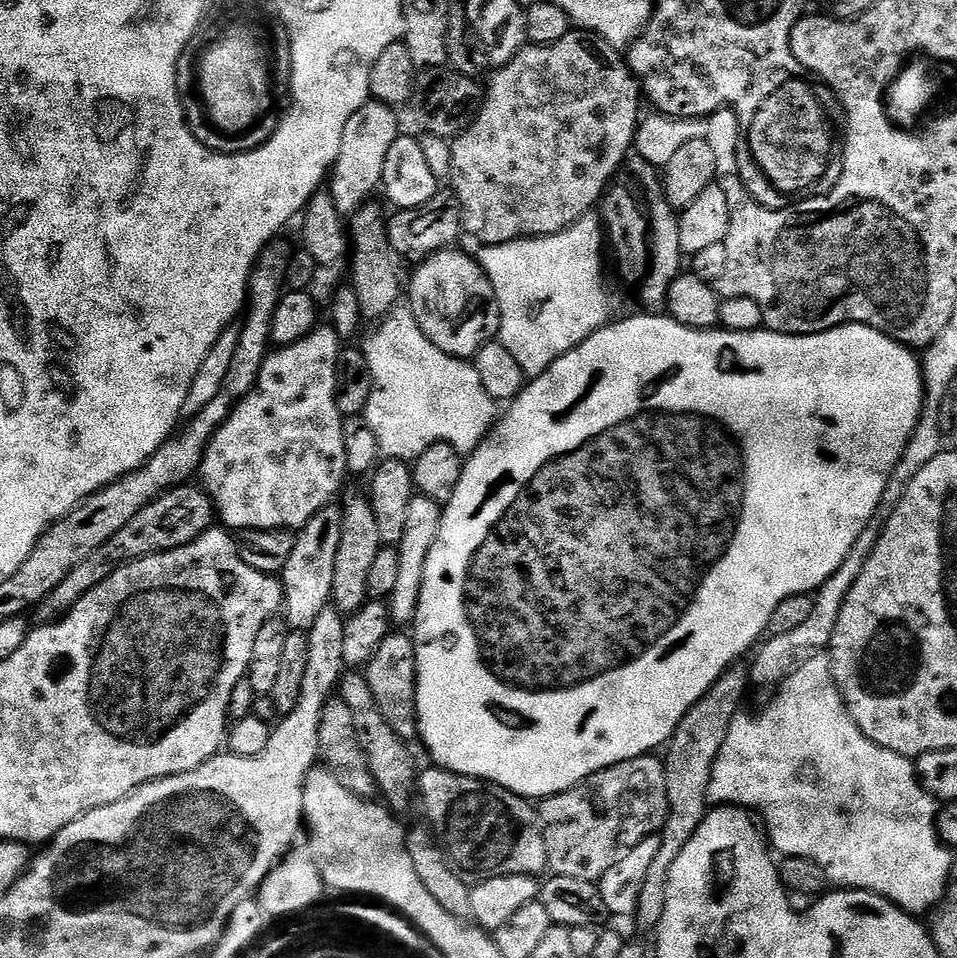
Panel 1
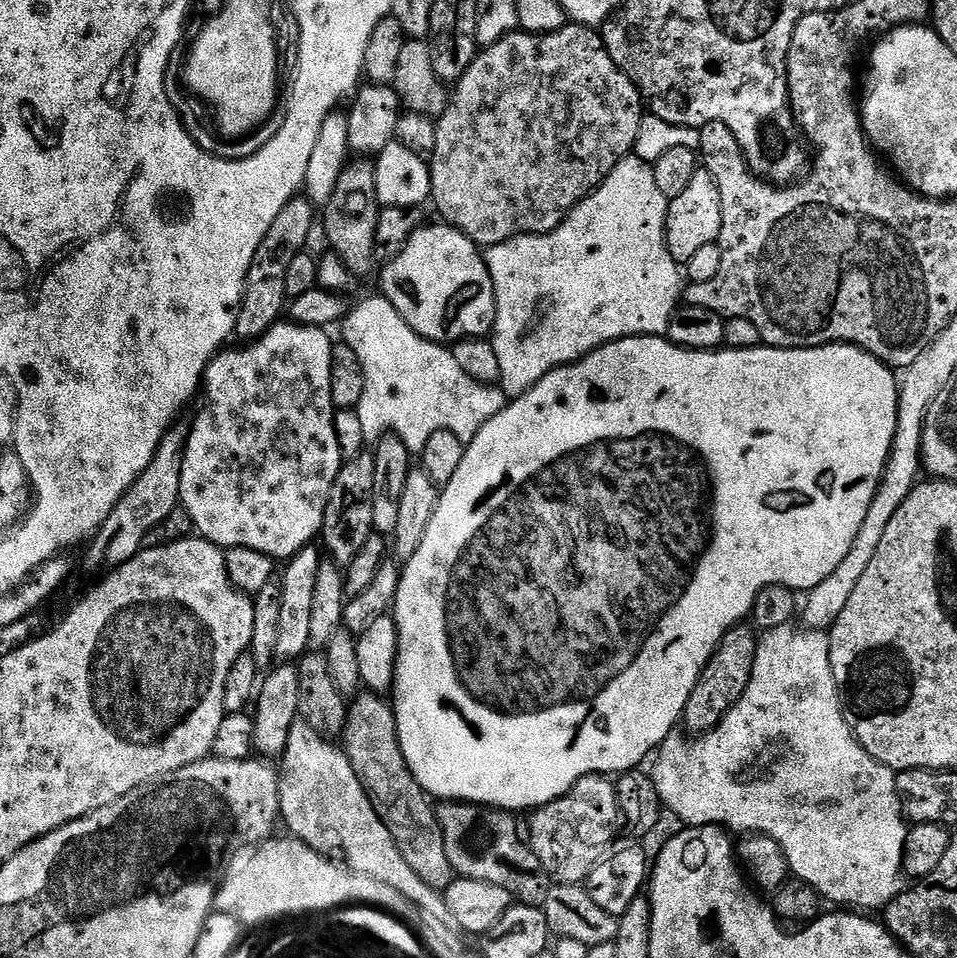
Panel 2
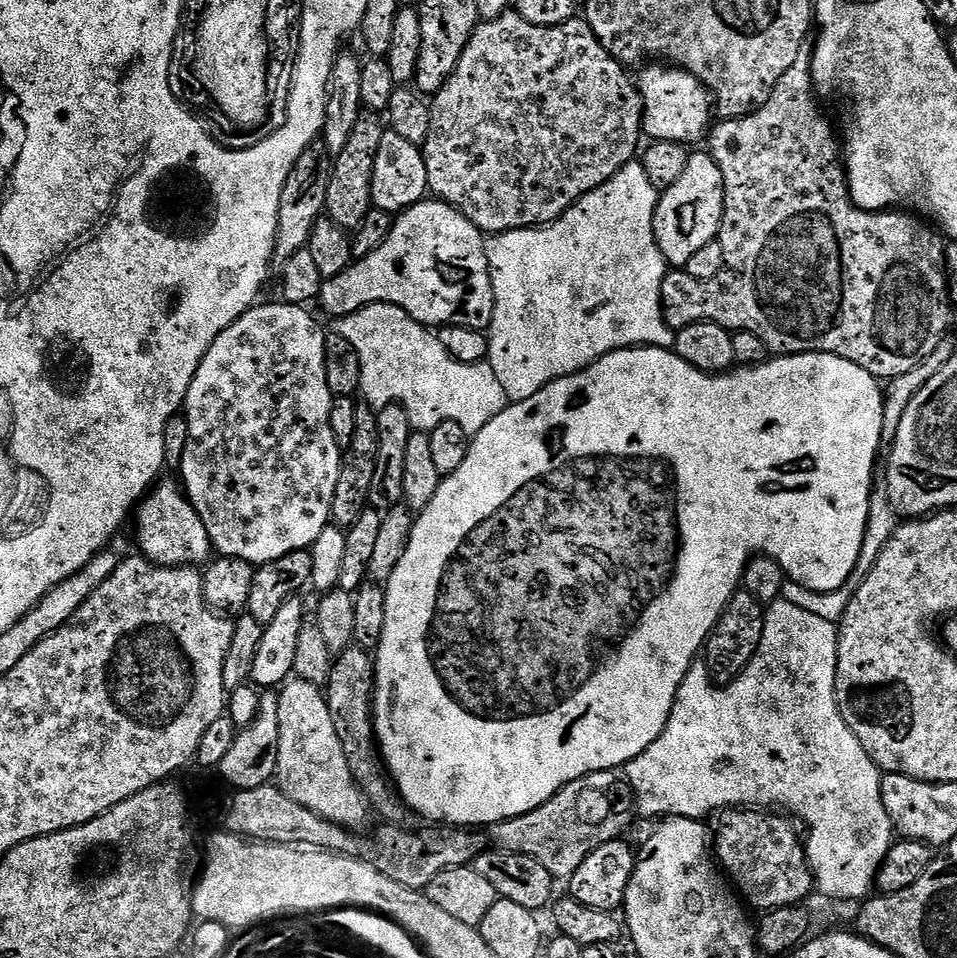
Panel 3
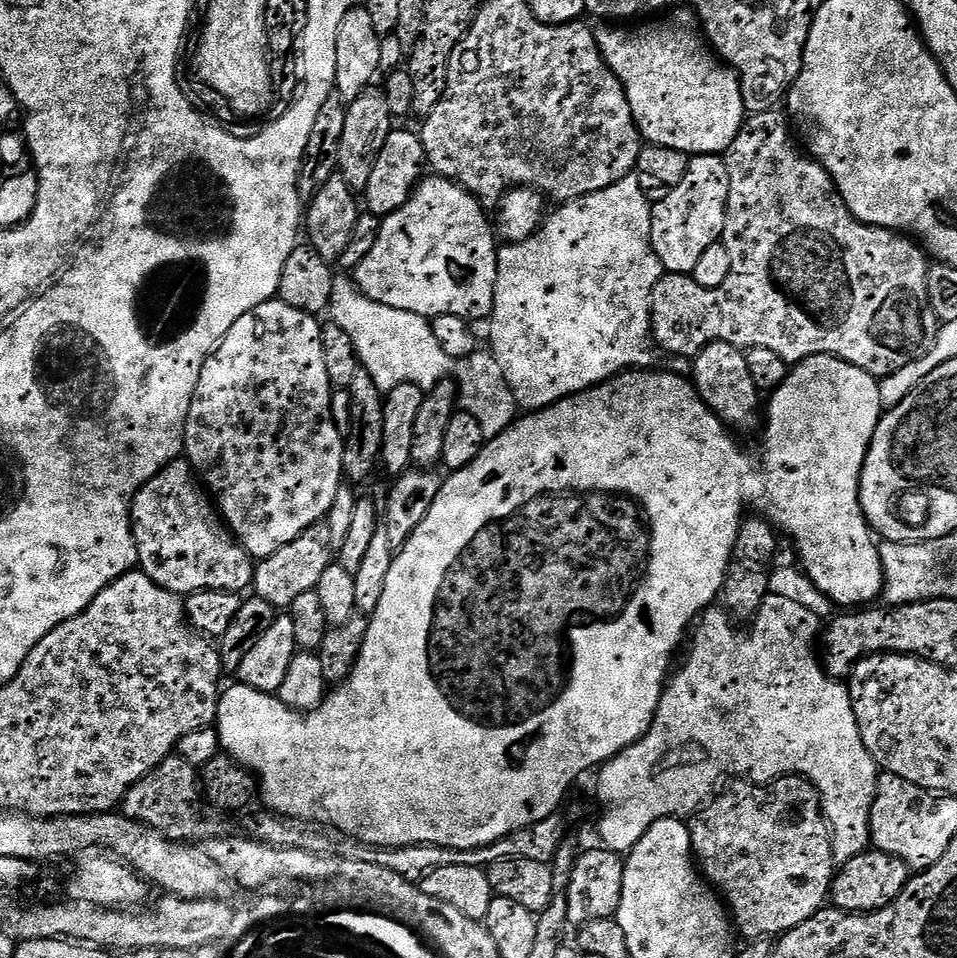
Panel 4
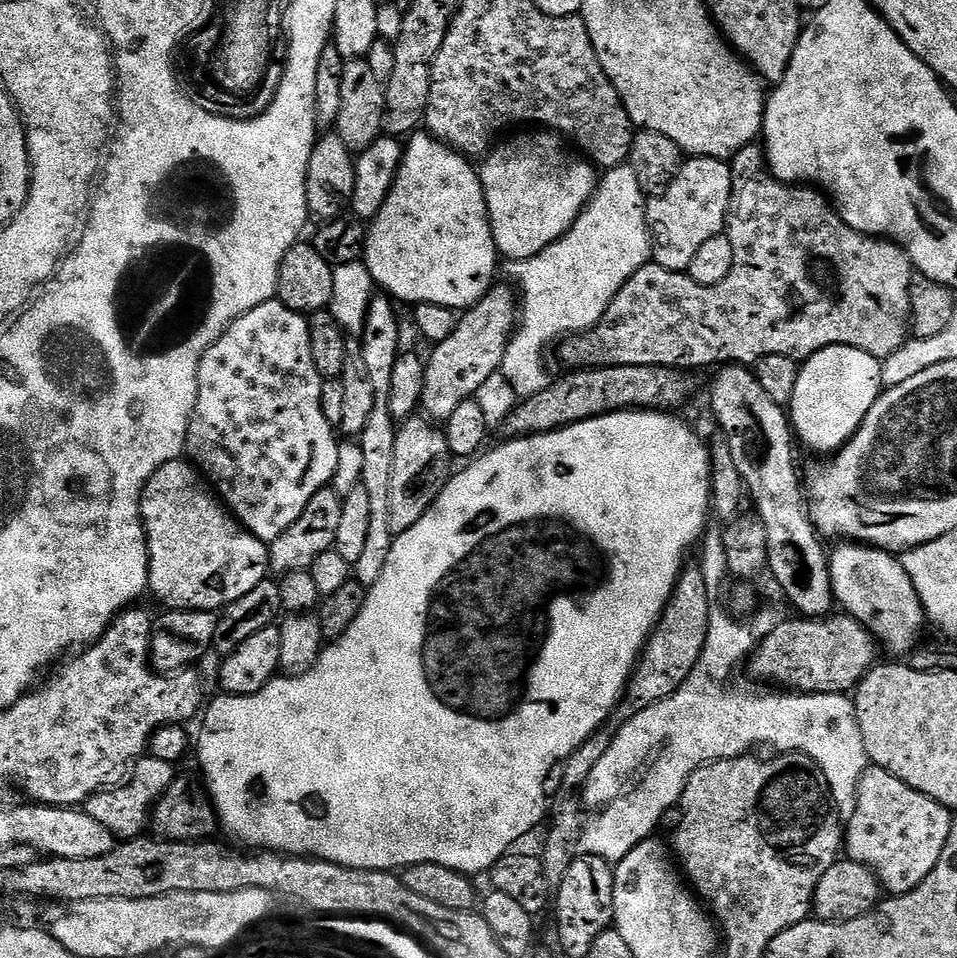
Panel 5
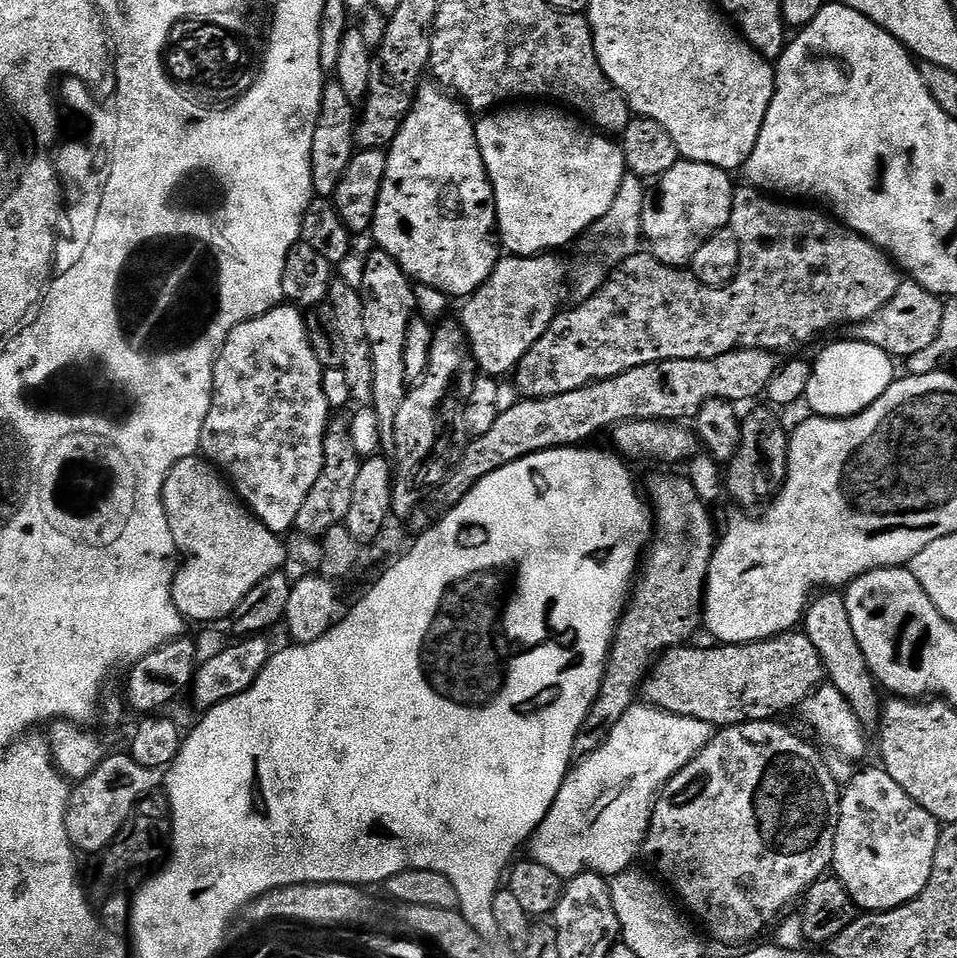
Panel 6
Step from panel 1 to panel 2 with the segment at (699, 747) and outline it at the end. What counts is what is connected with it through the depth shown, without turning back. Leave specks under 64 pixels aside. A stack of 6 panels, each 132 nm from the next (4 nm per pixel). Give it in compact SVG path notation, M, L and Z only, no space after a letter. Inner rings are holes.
M744 622L737 624L724 635L720 645L716 647L716 652L708 660L707 666L703 668L703 672L687 700L687 706L684 707L682 722L689 733L709 732L745 693L746 686L749 685L753 674L757 643L757 633Z

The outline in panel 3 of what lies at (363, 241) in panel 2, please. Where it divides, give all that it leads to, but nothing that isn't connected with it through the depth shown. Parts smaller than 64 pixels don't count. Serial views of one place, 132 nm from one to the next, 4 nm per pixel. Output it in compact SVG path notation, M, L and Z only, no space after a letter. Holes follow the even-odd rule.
M361 118L351 131L346 146L334 156L330 171L330 190L326 194L326 216L321 218L310 234L307 250L314 258L315 265L324 280L334 278L354 263L352 258L352 241L349 233L340 228L355 230L364 223L366 214L373 211L372 179L374 178L374 158L378 158L378 146L382 146L382 138L386 131L385 125L379 124L379 119Z

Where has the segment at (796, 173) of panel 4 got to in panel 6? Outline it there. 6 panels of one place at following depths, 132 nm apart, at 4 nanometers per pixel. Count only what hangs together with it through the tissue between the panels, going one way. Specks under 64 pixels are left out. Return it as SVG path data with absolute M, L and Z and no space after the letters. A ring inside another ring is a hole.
M751 186L737 187L732 193L732 218L733 221L752 220L752 232L736 232L736 237L740 243L740 265L736 271L736 276L724 288L711 288L697 280L691 274L670 274L668 265L660 263L647 251L638 250L632 256L627 256L625 260L619 261L616 268L607 273L606 279L601 284L599 290L593 296L583 297L579 301L577 308L561 311L552 320L552 325L530 346L530 350L520 359L520 363L514 369L516 376L516 388L519 395L525 400L537 400L538 398L554 398L558 394L570 394L570 390L578 390L582 386L592 384L595 380L605 380L614 378L618 374L626 374L626 370L634 370L634 366L646 366L654 362L663 360L705 360L706 358L718 358L727 352L733 352L739 348L761 348L767 352L784 354L787 348L796 348L799 344L808 344L815 336L820 336L823 332L828 332L831 328L857 324L863 320L870 319L898 290L902 282L901 273L897 265L885 253L881 252L875 244L859 236L856 232L845 231L838 226L837 221L831 215L817 210L812 206L801 206L796 202L781 202L771 195L765 194Z

